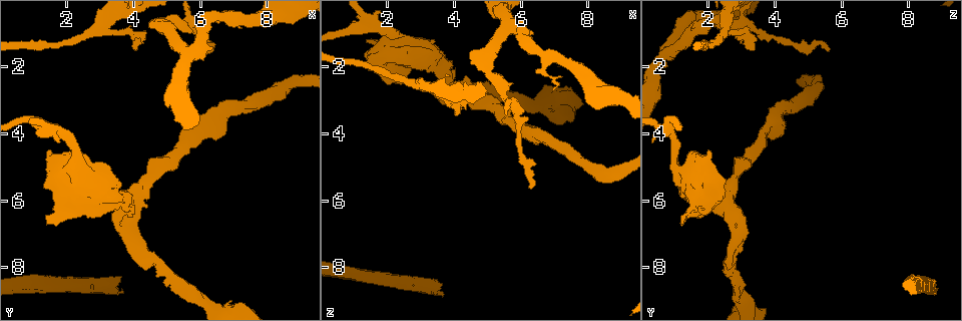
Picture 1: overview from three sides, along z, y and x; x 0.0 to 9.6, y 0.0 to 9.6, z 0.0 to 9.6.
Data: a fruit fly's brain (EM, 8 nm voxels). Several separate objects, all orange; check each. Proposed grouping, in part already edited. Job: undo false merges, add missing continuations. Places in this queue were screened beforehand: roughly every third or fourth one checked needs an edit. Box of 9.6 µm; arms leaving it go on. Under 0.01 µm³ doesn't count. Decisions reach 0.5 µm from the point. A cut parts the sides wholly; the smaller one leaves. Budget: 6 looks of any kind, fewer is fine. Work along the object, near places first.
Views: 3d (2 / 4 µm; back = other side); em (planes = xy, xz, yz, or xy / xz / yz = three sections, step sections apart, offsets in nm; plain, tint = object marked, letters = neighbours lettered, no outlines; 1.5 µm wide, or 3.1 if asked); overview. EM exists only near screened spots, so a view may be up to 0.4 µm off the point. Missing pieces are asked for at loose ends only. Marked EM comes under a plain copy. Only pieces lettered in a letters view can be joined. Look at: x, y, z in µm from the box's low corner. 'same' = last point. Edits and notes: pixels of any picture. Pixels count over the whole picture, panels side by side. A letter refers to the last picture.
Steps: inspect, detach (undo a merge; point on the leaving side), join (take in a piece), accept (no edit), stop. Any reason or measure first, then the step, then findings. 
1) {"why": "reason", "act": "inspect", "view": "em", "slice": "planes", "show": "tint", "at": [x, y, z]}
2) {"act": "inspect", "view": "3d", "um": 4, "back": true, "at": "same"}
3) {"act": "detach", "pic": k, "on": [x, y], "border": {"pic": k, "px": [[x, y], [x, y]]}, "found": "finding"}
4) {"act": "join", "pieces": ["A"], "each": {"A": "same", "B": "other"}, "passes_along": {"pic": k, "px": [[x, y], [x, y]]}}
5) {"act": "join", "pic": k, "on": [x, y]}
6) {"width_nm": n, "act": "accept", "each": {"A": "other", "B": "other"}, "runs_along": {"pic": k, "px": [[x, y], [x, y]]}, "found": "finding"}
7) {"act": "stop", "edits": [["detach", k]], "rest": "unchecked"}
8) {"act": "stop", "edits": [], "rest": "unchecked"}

{"why": "stops while still wide", "act": "inspect", "view": "em", "um": 3.1, "slice": "xy", "step": 16, "show": "tint", "at": [1.85, 5.25, 2.35]}

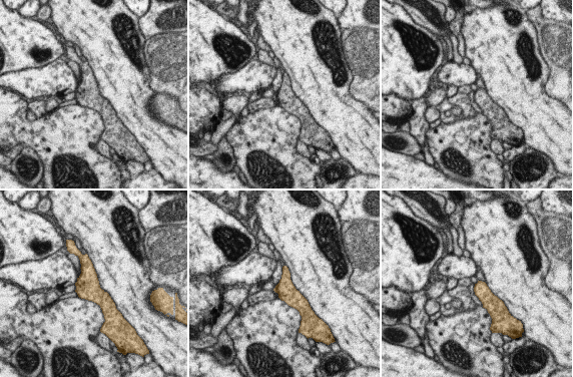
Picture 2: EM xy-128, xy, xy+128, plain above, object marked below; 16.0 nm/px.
{"why": "another direction", "act": "inspect", "view": "em", "um": 3.1, "slice": "planes", "show": "letters", "at": "same"}

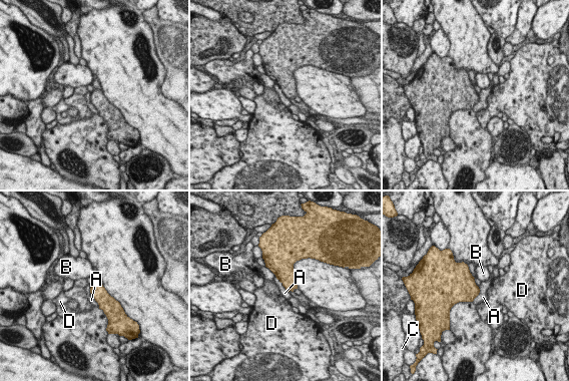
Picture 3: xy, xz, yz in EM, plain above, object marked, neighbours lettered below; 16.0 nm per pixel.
{"act": "accept", "each": {"A": "other", "B": "other", "C": "other", "D": "other"}, "border": {"pic": 3, "px": [[90, 286], [90, 295], [99, 307]]}, "found": "no lettered piece goes on from it"}

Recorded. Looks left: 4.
{"why": "an open end", "act": "inspect", "view": "em", "slice": "xy", "step": 8, "show": "tint", "at": [1.50, 6.70, 1.15]}

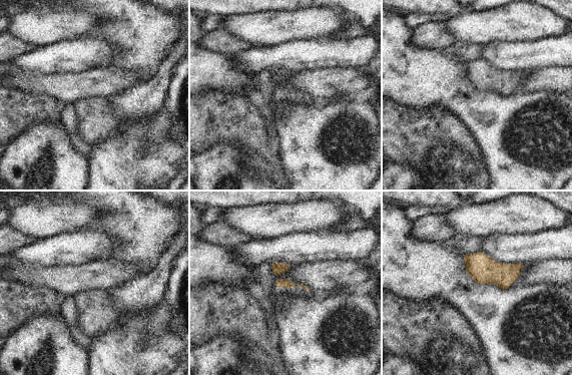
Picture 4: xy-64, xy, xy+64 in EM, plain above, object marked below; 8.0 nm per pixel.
{"act": "inspect", "view": "em", "slice": "planes", "show": "letters", "at": "same"}

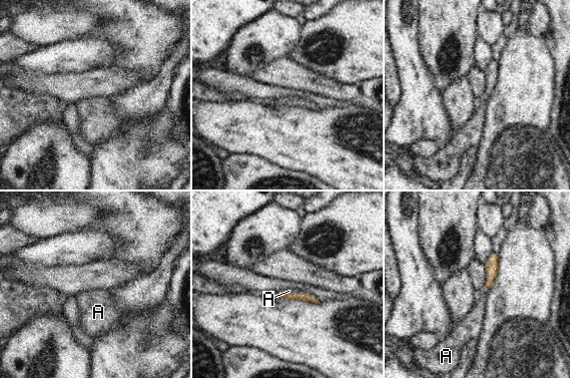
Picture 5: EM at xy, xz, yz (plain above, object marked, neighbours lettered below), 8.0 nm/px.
{"longest_contact_nm": ["A", 220], "act": "join", "pieces": ["A"], "each": {"A": "same"}, "passes_along": {"pic": 5, "px": [[307, 297], [289, 293], [289, 291]]}, "found": "it goes on there"}

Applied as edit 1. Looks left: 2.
{"why": "an open end", "act": "inspect", "view": "3d", "um": 4, "at": [6.30, 1.60, 5.60]}

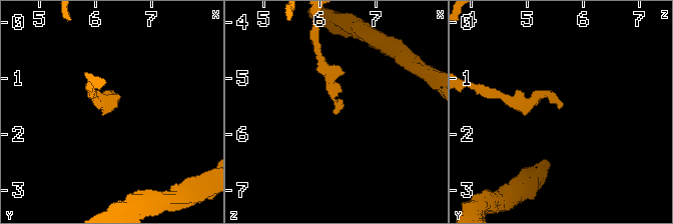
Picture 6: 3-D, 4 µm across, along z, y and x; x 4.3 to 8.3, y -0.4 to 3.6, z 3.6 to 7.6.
{"why": "need the tissue", "act": "inspect", "view": "em", "slice": "planes", "show": "letters", "at": [6.25, 1.60, 5.65]}

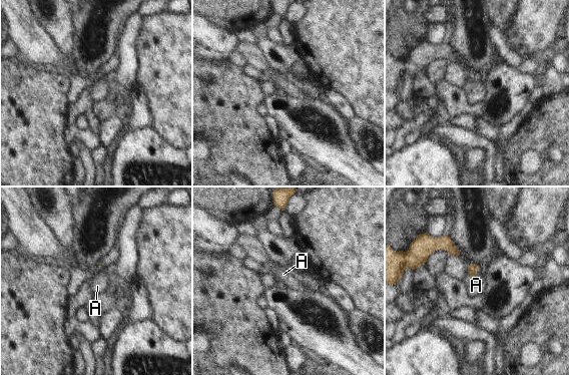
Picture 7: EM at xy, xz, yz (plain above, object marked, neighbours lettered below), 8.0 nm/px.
{"longest_contact_nm": ["A", 60], "act": "accept", "each": {"A": "other"}, "found": "none of them fits"}

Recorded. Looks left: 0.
{"act": "stop", "edits": [["join", 5]], "rest": "unchecked"}

